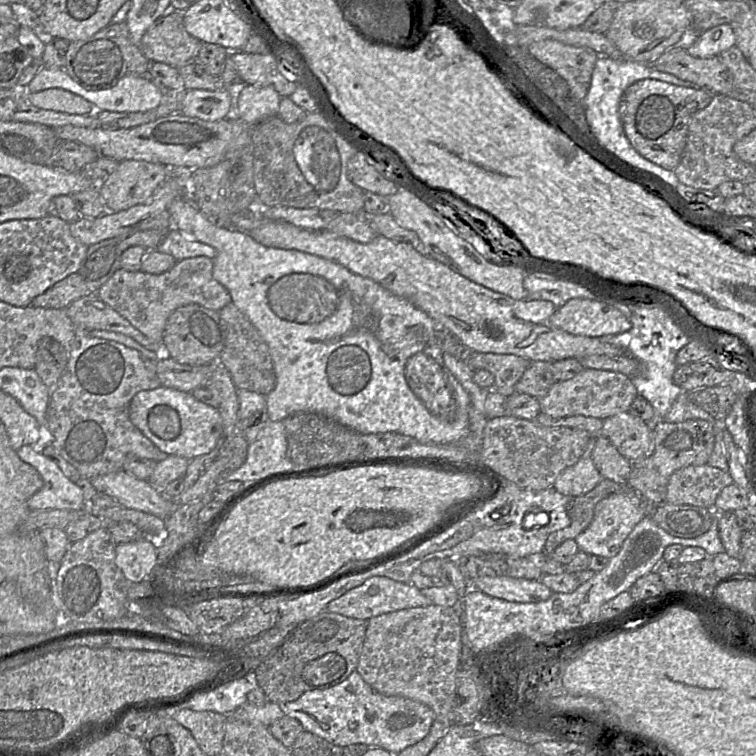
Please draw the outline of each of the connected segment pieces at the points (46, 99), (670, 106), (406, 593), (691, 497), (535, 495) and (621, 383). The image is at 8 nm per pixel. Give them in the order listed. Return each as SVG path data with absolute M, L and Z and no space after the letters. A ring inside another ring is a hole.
M49 88L36 93L27 92L28 101L41 109L69 114L93 114L92 103L85 98L62 88Z
M643 79L630 85L619 102L619 116L626 137L644 158L667 170L679 164L692 116L710 104L714 96L700 87L683 87L654 79Z
M372 577L367 579L362 585L331 601L325 611L348 618L368 621L383 614L430 605L433 605L431 600L410 583L397 582L386 577Z
M690 465L674 472L666 488L665 502L713 509L720 492L733 483L728 471L705 465Z
M501 479L500 490L495 498L476 508L445 532L392 563L399 564L416 559L417 570L424 562L432 559L456 560L462 556L486 554L503 554L508 557L522 558L541 553L550 534L570 525L568 516L570 499L559 493L553 485L544 490L531 491ZM536 509L542 509L541 512L549 516L549 522L542 527L525 529L525 516L531 512L536 513Z
M584 368L569 380L555 382L539 401L541 413L552 418L583 415L603 420L628 411L637 395L637 390L628 376L609 370Z

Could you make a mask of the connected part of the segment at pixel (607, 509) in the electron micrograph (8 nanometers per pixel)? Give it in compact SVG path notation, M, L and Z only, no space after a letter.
M633 489L613 493L597 503L591 523L574 540L579 551L610 559L618 554L629 533L646 515L647 504Z

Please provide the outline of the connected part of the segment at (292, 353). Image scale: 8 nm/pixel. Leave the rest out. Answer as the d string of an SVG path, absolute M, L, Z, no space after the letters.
M177 198L168 209L172 227L189 238L210 245L217 251L213 259L213 277L230 293L232 303L258 330L272 356L276 386L266 398L266 412L272 422L281 421L297 412L315 412L327 415L356 432L378 434L396 432L410 436L421 443L447 444L468 433L470 397L459 381L445 366L442 350L434 334L434 320L407 299L401 298L370 278L351 272L341 264L299 250L267 247L256 242L248 233L220 225L204 216L188 199Z

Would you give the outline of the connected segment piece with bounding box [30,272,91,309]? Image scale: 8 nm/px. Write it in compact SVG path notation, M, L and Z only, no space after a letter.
M73 273L35 297L30 306L49 309L66 309L73 301L90 294L83 278Z

